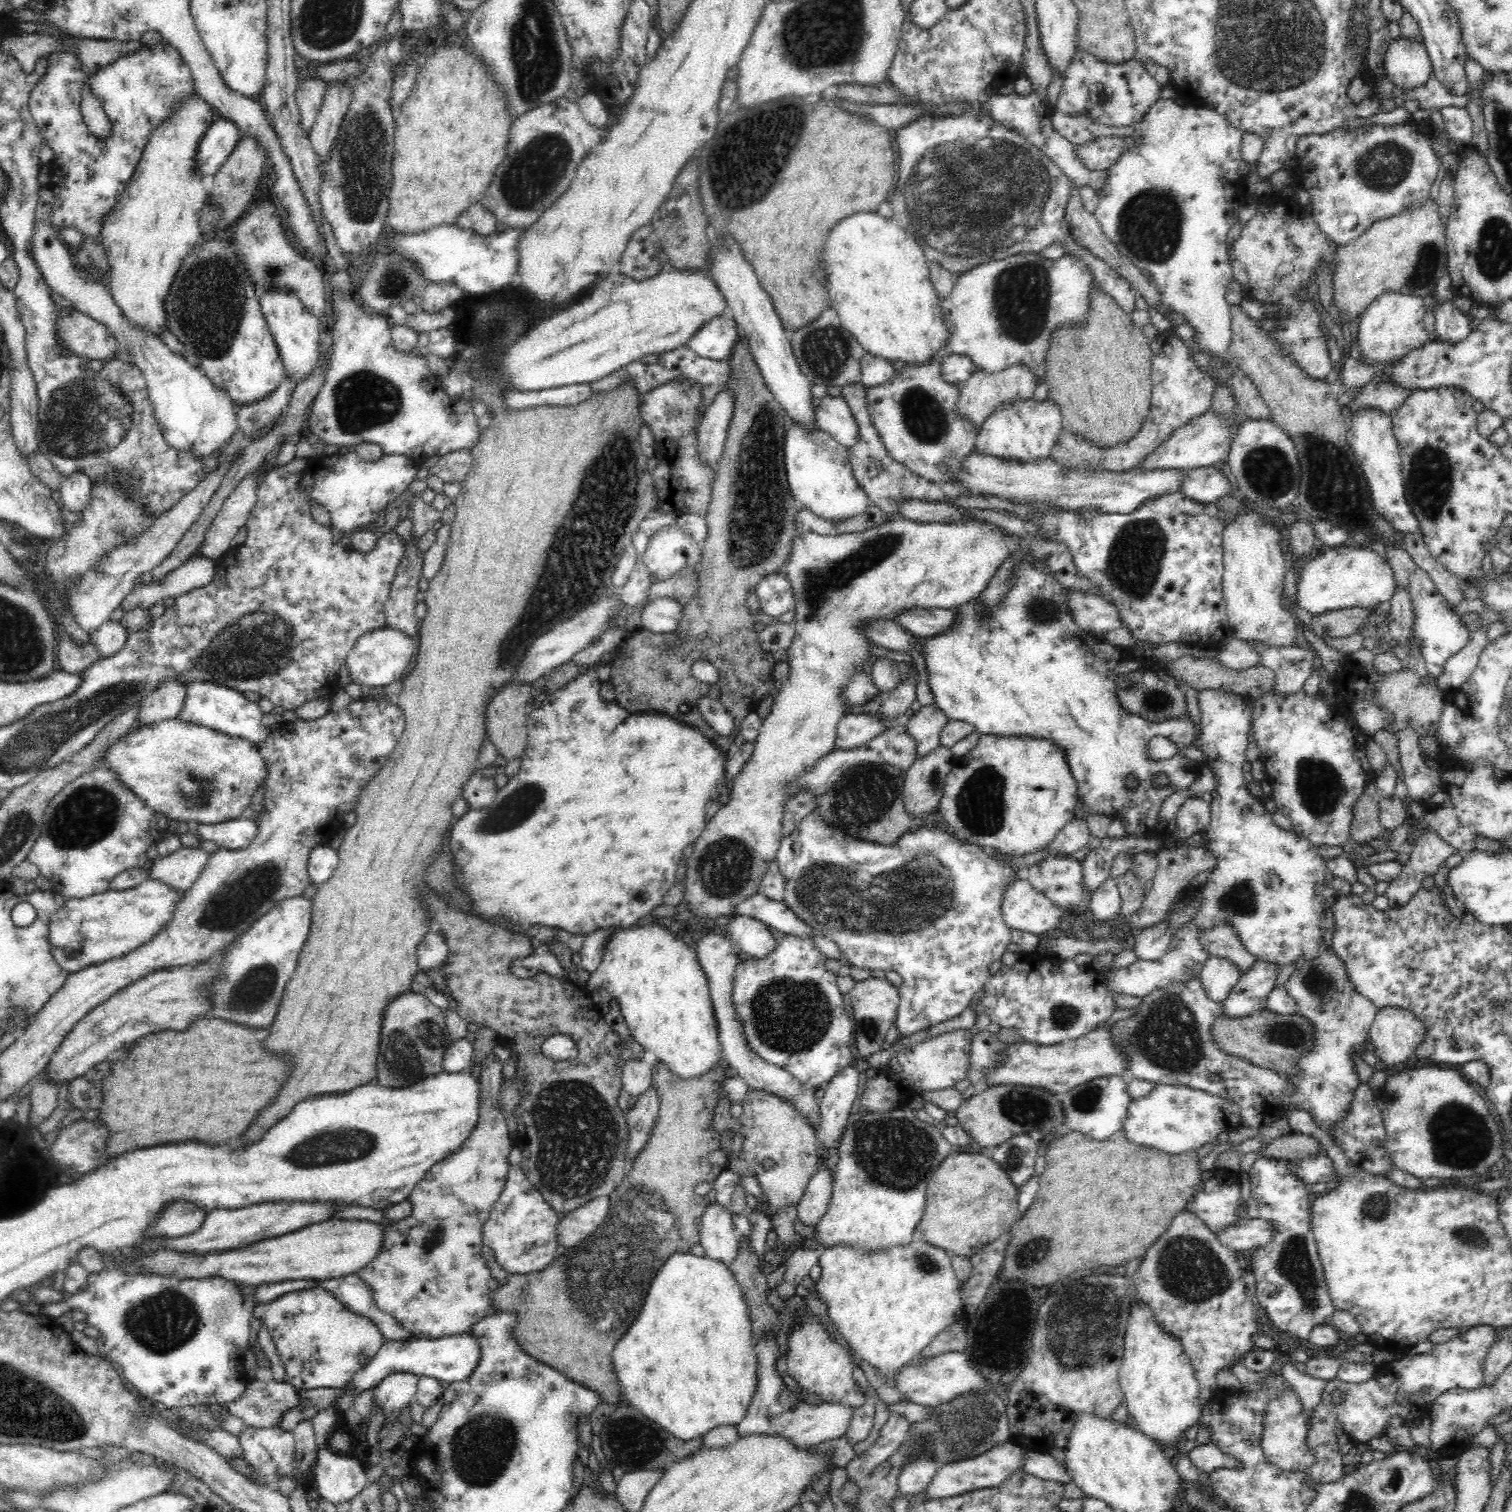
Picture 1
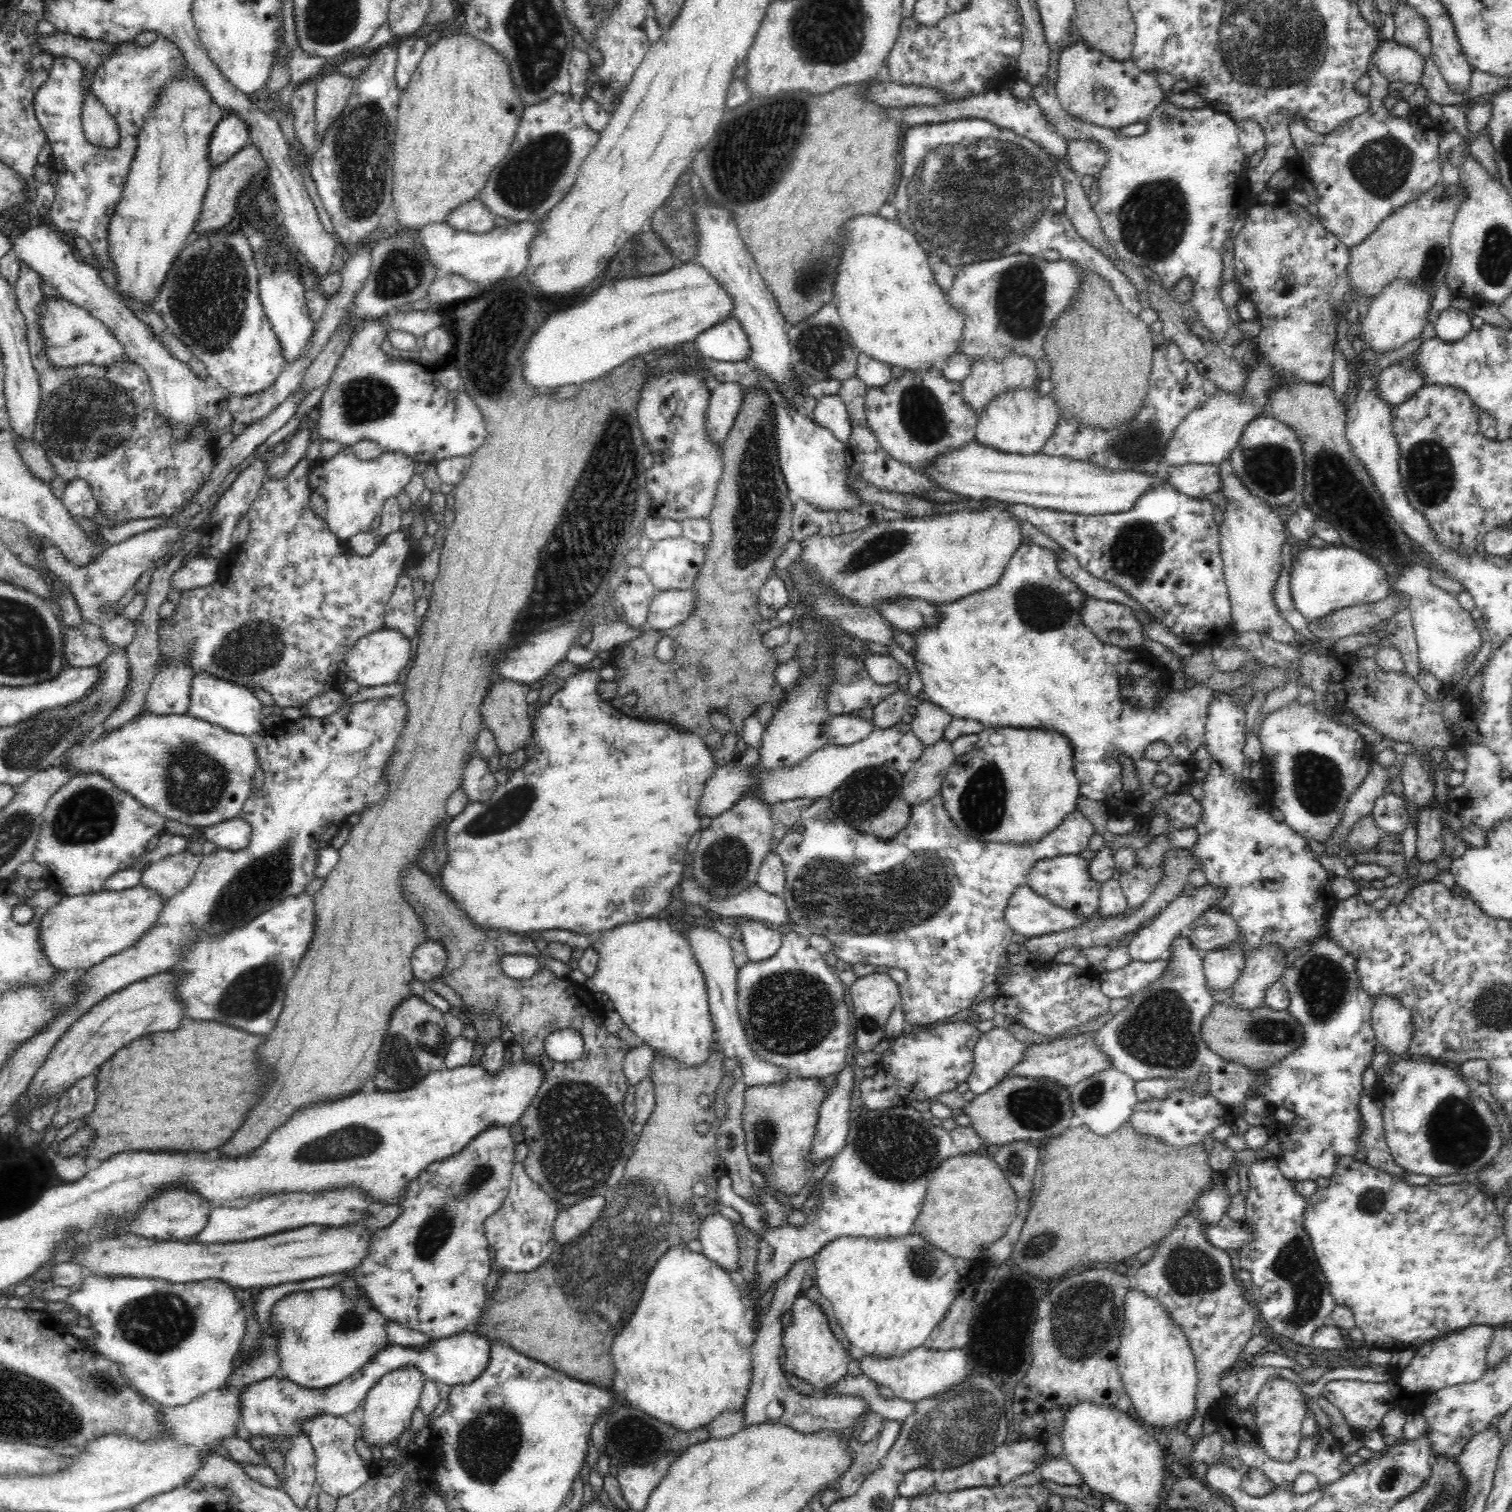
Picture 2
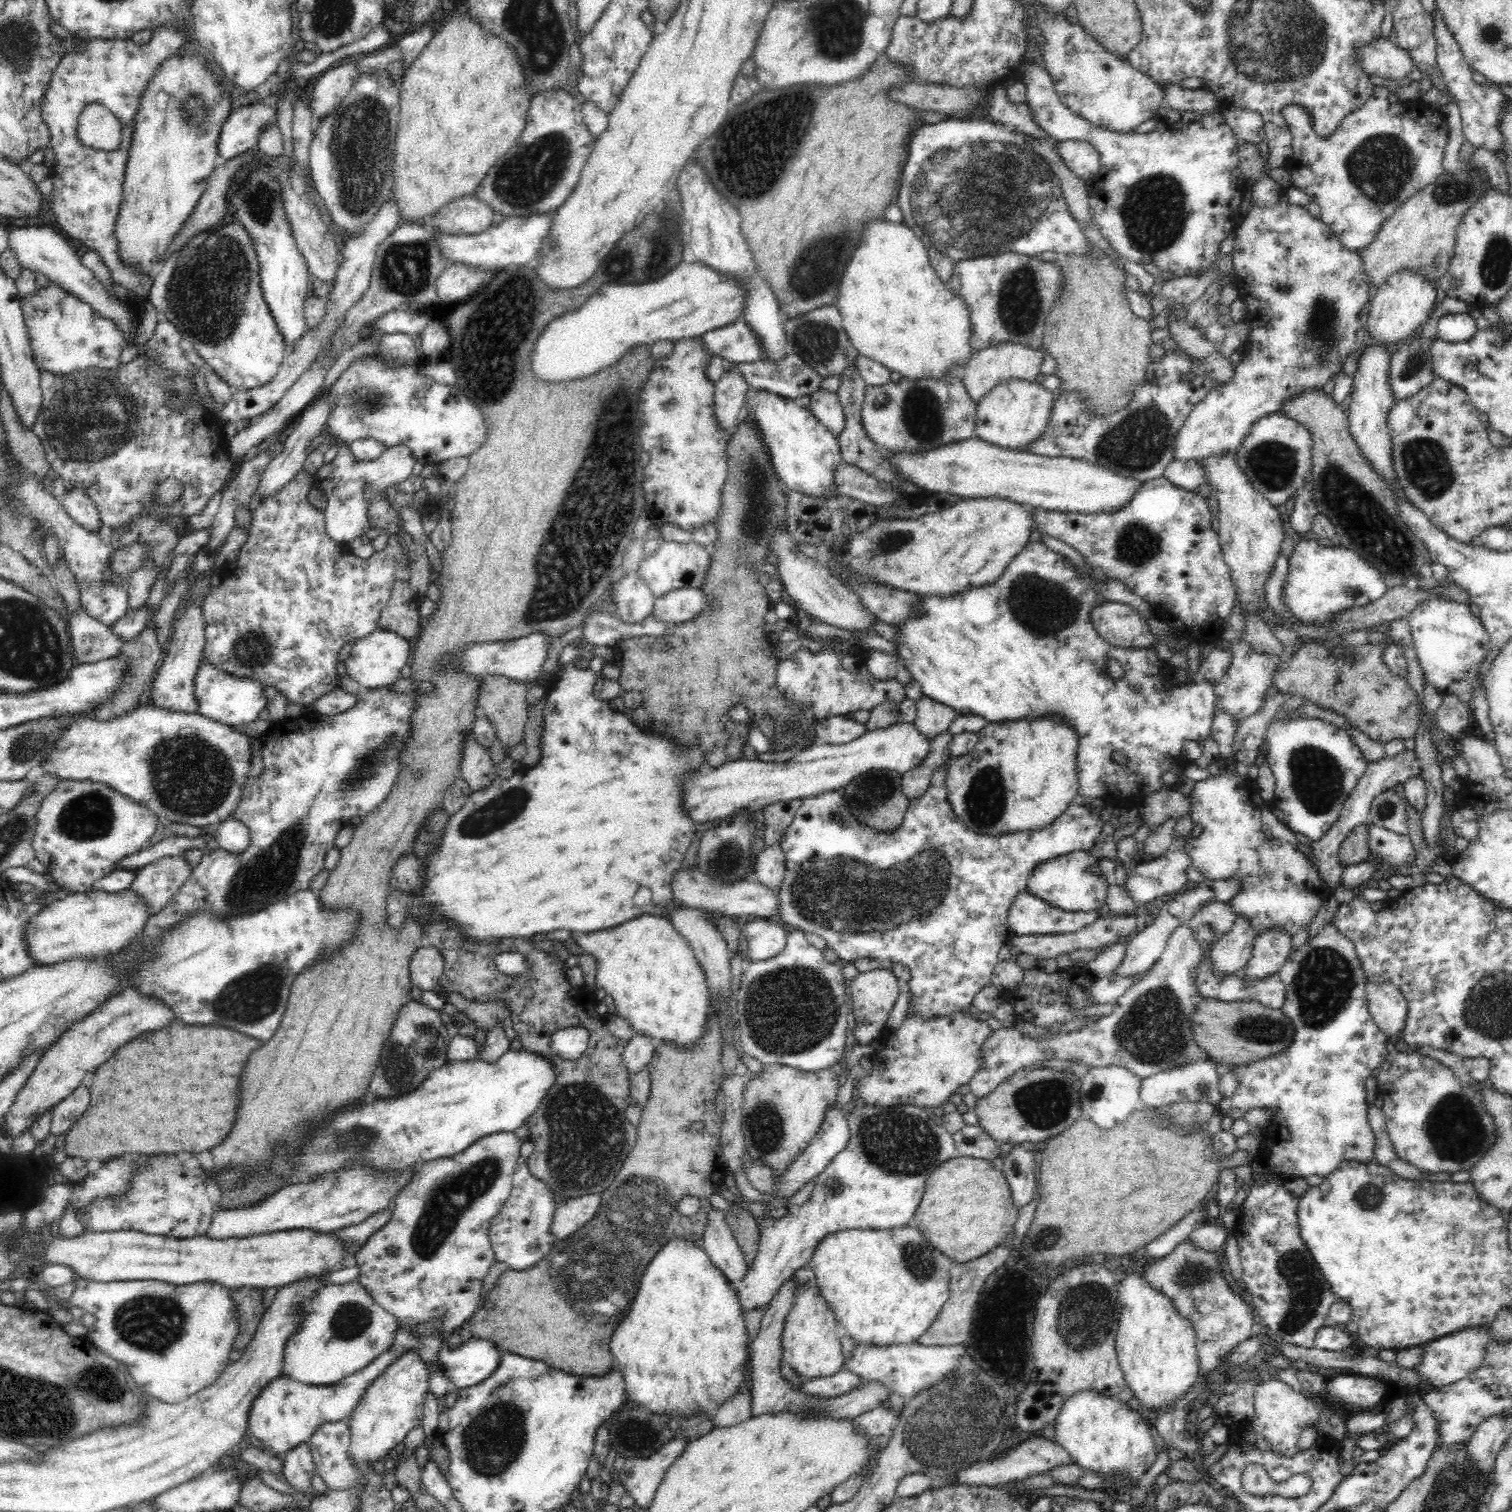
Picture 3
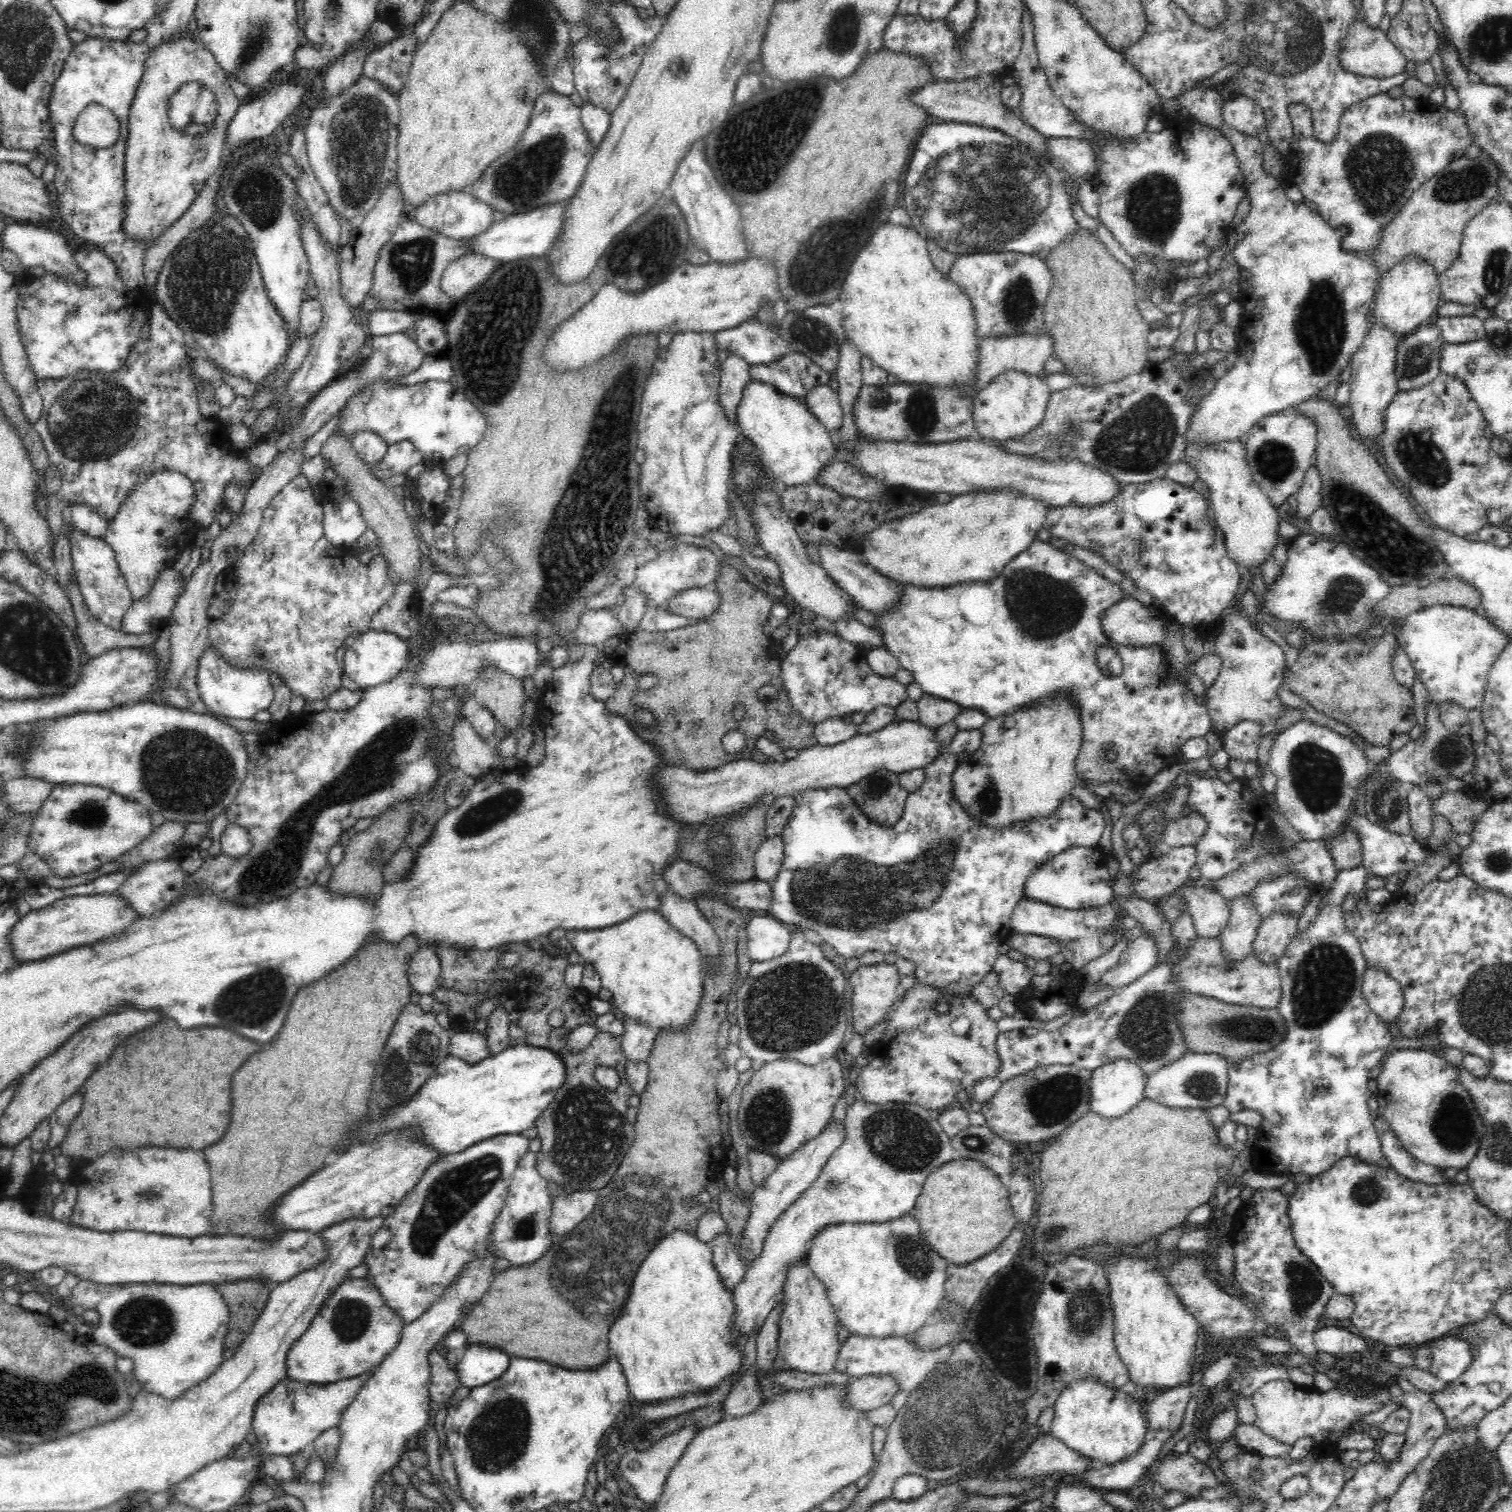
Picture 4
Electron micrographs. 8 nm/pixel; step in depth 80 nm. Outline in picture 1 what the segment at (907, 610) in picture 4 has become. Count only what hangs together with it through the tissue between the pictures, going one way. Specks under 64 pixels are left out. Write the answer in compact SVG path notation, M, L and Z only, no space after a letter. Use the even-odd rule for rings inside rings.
M1020 558L1020 562L1015 566L1013 585L1009 593L1005 596L1001 605L993 610L989 619L980 621L978 619L978 605L974 605L972 602L966 603L959 608L961 619L955 627L952 627L943 635L925 639L925 649L923 650L925 653L923 657L927 664L928 682L935 698L935 705L942 709L942 712L944 712L950 721L968 723L974 727L974 731L980 736L1026 737L1028 739L1042 739L1058 745L1065 753L1066 763L1074 781L1077 783L1078 802L1076 808L1074 808L1074 818L1077 818L1077 820L1086 820L1088 816L1106 816L1111 822L1118 820L1124 825L1126 828L1125 836L1156 837L1160 842L1165 842L1165 838L1168 838L1170 834L1166 831L1162 832L1162 830L1157 828L1159 826L1160 808L1162 808L1162 804L1172 794L1192 787L1198 777L1196 776L1196 772L1194 772L1196 770L1194 766L1196 761L1192 761L1191 758L1182 754L1176 754L1172 758L1167 758L1167 760L1154 761L1150 758L1148 746L1154 737L1164 737L1169 741L1179 742L1181 745L1190 744L1194 737L1194 723L1192 723L1192 720L1188 716L1183 719L1168 719L1162 722L1152 723L1149 720L1144 720L1141 716L1134 715L1122 709L1122 705L1120 705L1120 701L1118 701L1118 697L1116 696L1115 677L1120 672L1128 672L1128 670L1143 669L1145 667L1141 663L1134 661L1128 650L1113 647L1110 643L1098 639L1093 633L1088 633L1078 627L1074 623L1072 615L1068 613L1068 605L1064 603L1064 588L1058 584L1058 581L1046 569L1042 568L1044 568L1044 565L1040 565L1040 563L1023 562L1023 558ZM1158 775L1166 775L1168 777L1168 784L1165 786L1157 786L1155 779ZM1131 776L1138 782L1138 785L1134 789L1127 786L1127 779Z

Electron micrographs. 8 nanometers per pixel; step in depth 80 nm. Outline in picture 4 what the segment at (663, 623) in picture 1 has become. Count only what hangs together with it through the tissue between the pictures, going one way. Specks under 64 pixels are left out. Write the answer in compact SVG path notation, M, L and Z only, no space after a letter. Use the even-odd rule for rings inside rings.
M710 583L706 587L682 590L680 594L672 596L662 608L664 608L664 611L682 616L692 623L714 614L718 605L719 600L716 589L713 588L713 583Z

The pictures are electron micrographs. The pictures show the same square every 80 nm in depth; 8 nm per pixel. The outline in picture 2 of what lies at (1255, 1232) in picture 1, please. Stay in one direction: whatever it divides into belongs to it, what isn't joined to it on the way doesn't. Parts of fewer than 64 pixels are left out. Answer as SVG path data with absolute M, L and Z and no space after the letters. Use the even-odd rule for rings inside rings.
M1226 1215L1216 1226L1205 1226L1206 1238L1210 1244L1224 1251L1237 1253L1242 1246L1256 1242L1256 1233L1253 1228L1241 1221L1233 1220Z

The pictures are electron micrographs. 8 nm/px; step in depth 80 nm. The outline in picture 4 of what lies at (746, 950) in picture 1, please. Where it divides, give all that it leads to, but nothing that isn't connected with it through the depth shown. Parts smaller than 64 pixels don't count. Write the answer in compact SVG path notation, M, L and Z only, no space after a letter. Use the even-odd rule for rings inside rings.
M754 914L746 923L747 950L753 962L778 958L789 946L790 932L774 916Z

